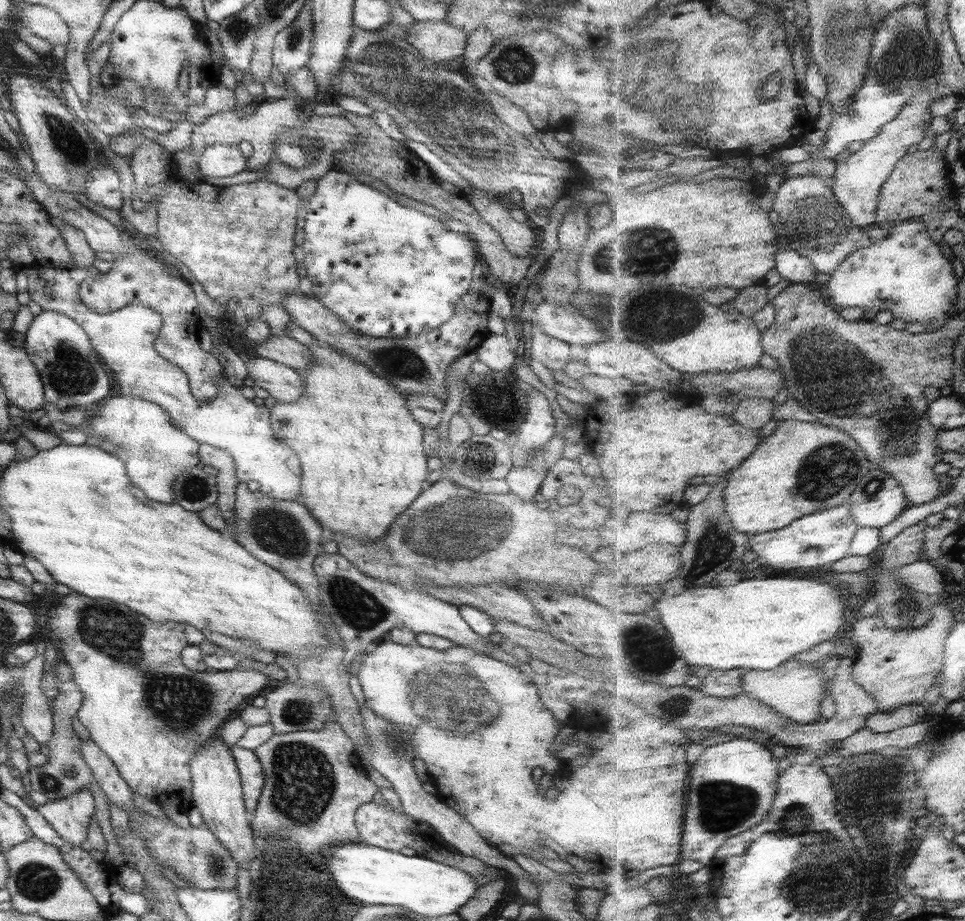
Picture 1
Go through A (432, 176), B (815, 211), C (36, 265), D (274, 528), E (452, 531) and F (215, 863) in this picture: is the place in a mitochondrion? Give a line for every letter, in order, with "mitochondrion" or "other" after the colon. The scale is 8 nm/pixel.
A: other
B: mitochondrion
C: other
D: mitochondrion
E: mitochondrion
F: mitochondrion

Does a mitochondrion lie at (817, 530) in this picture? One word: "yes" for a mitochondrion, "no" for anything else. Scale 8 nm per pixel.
no

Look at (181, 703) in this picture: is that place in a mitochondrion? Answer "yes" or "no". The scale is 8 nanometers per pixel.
yes

